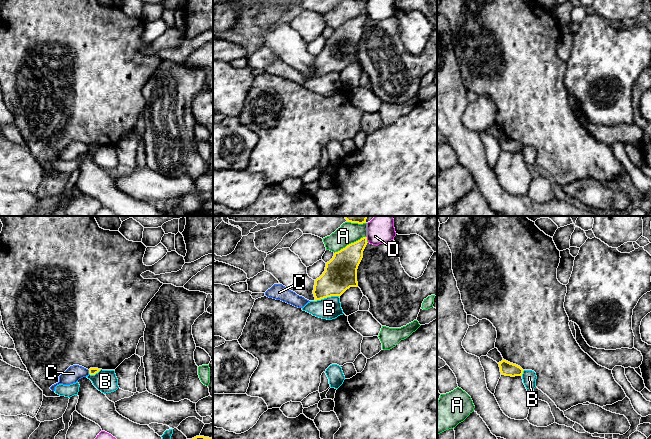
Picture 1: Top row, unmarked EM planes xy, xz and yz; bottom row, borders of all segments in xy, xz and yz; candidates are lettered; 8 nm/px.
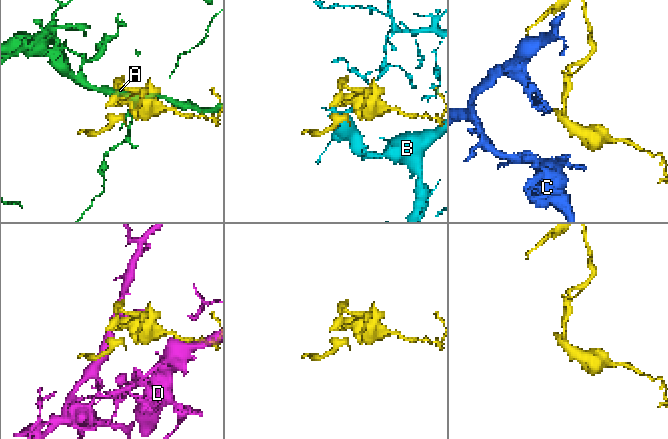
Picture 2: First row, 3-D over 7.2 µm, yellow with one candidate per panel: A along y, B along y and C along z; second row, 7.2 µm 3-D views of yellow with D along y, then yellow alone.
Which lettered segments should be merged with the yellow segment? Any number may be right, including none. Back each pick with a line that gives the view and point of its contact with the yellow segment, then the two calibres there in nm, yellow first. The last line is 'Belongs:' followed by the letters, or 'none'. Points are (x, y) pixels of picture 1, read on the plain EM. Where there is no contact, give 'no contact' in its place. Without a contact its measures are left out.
Belongs: none

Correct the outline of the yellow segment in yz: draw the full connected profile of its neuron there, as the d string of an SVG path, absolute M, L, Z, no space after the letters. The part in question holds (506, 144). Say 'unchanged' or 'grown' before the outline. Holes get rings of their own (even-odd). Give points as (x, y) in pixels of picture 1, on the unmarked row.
unchanged; M504 135L498 140L502 151L515 153L522 152L523 150L524 146L520 142L510 139Z

